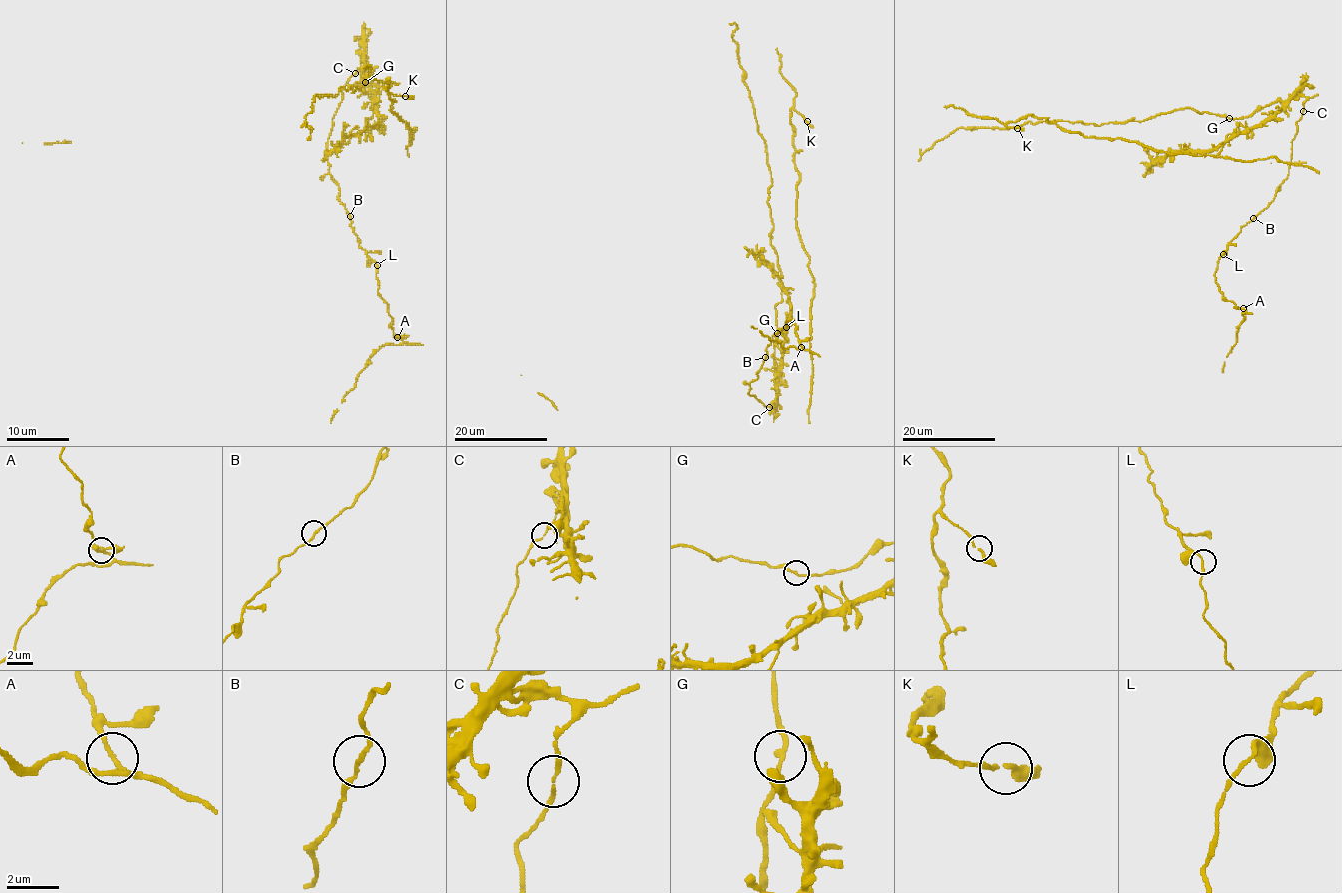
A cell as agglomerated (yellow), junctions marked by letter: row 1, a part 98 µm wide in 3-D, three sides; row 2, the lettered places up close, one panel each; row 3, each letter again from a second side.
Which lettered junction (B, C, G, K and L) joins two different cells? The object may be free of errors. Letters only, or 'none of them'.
none of them

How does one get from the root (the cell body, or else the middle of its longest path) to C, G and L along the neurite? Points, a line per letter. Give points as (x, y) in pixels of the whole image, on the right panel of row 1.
C: (1281, 102), (1304, 95), (1306, 101), (1302, 112)
G: (1281, 102), (1274, 101), (1258, 107), (1244, 117), (1229, 117)
L: (1281, 102), (1298, 95), (1306, 98), (1292, 141), (1288, 175), (1278, 187), (1273, 200), (1241, 228), (1223, 254)

